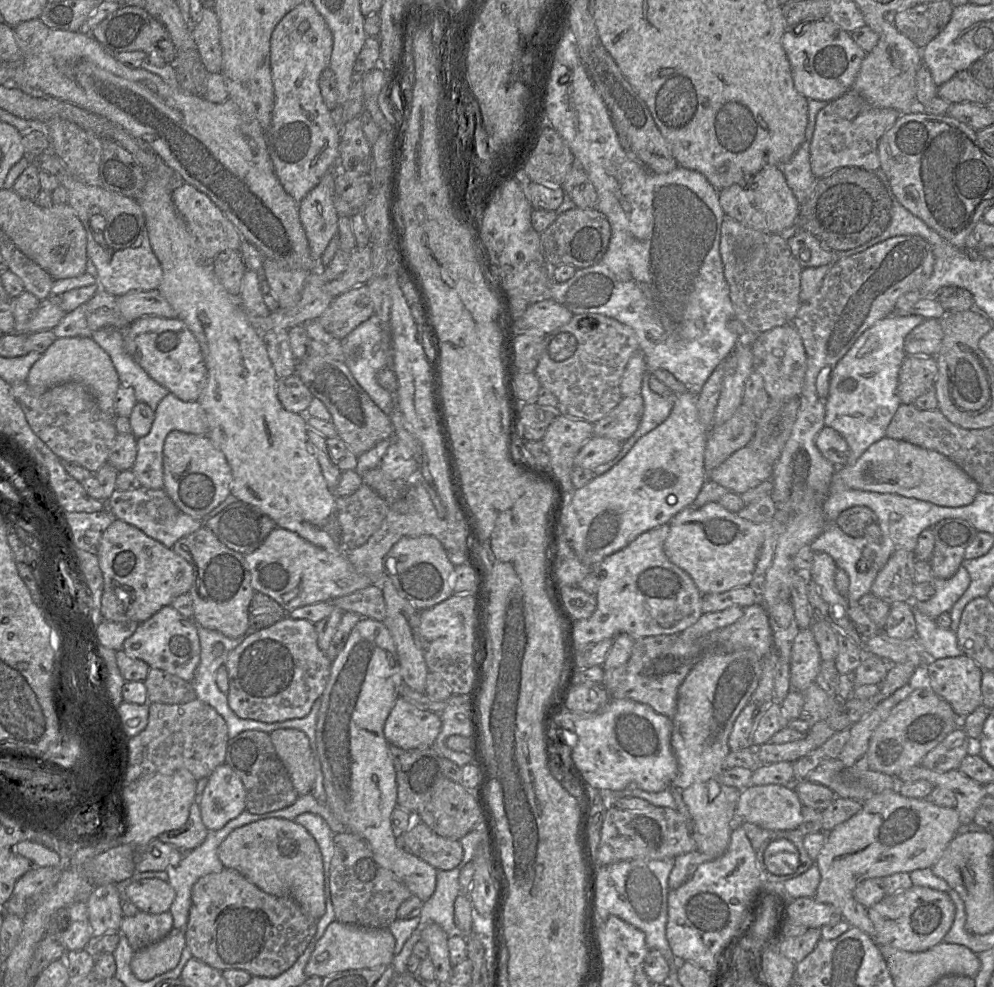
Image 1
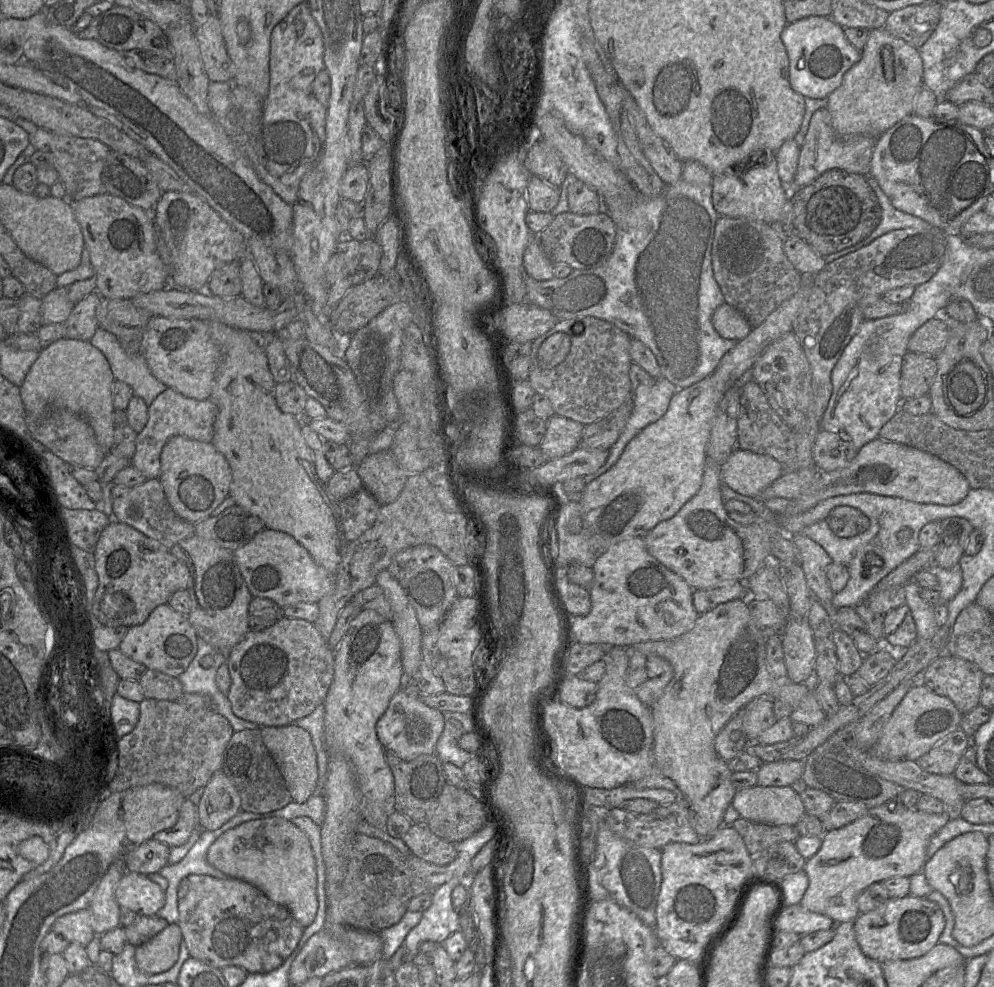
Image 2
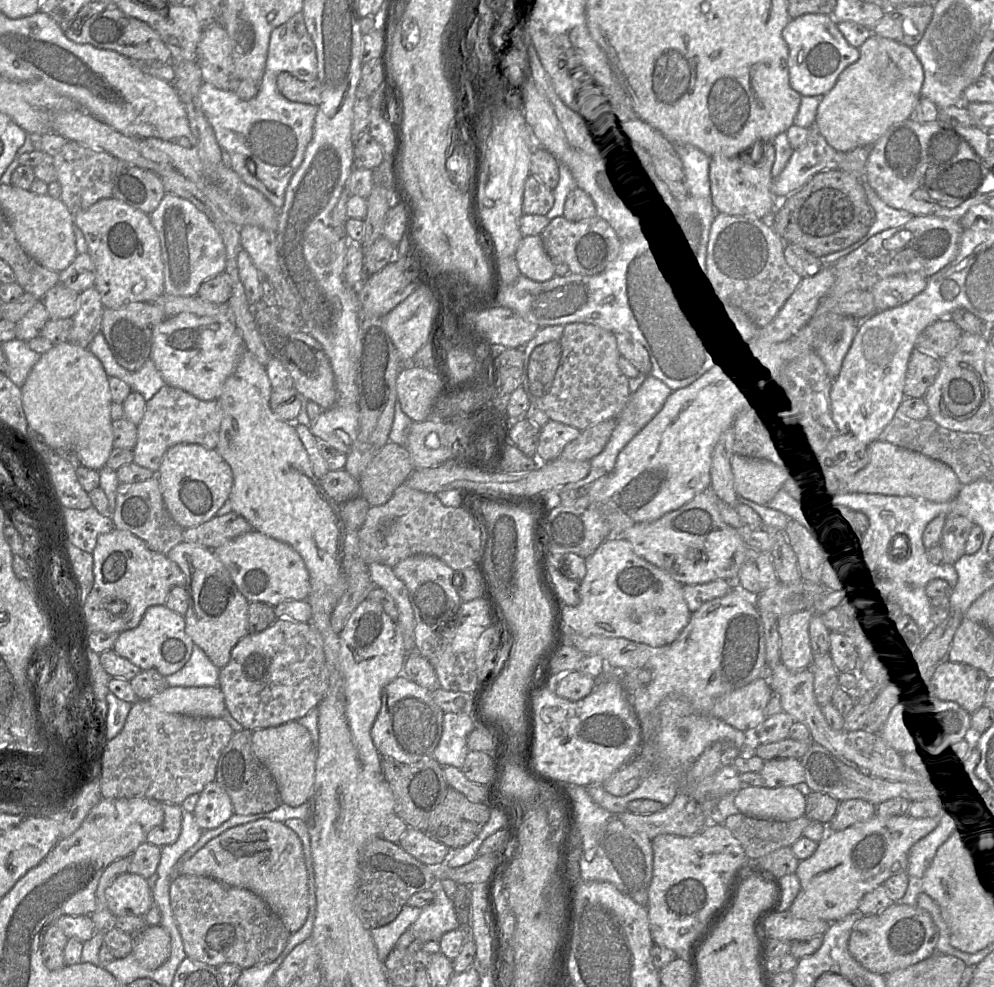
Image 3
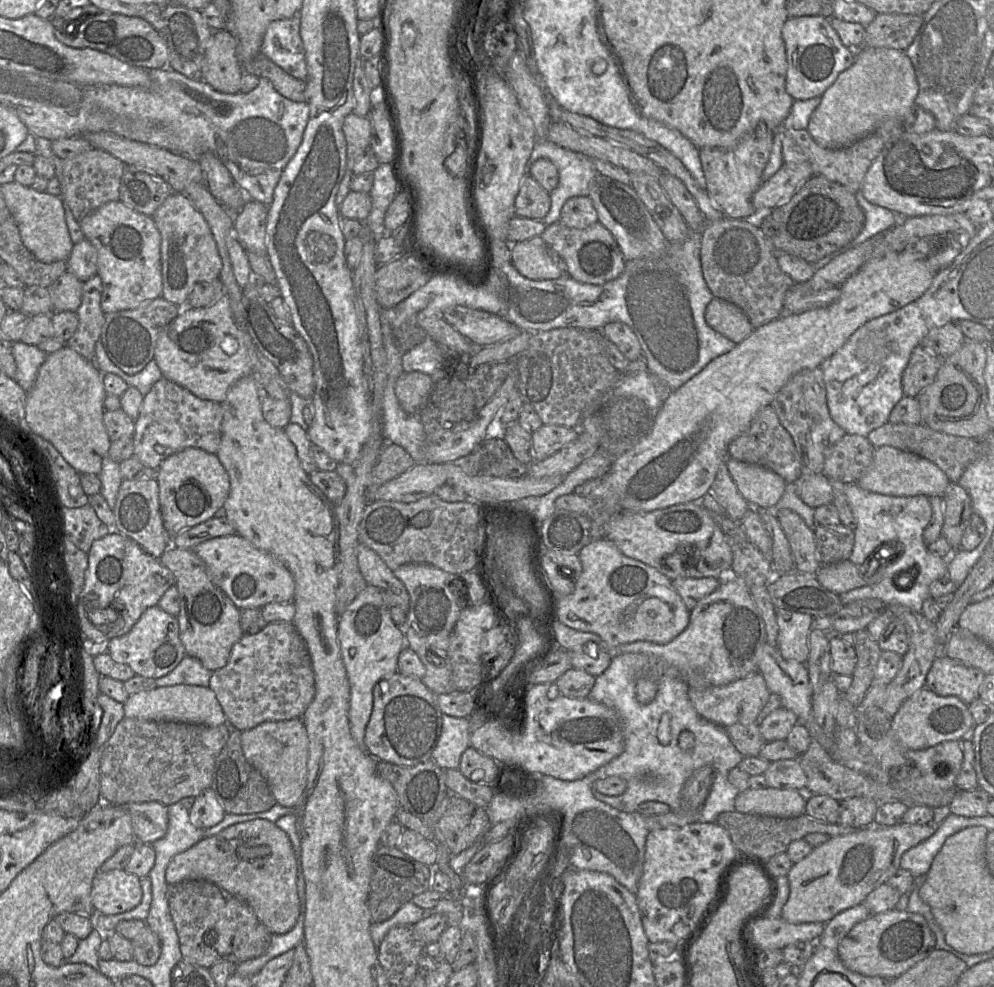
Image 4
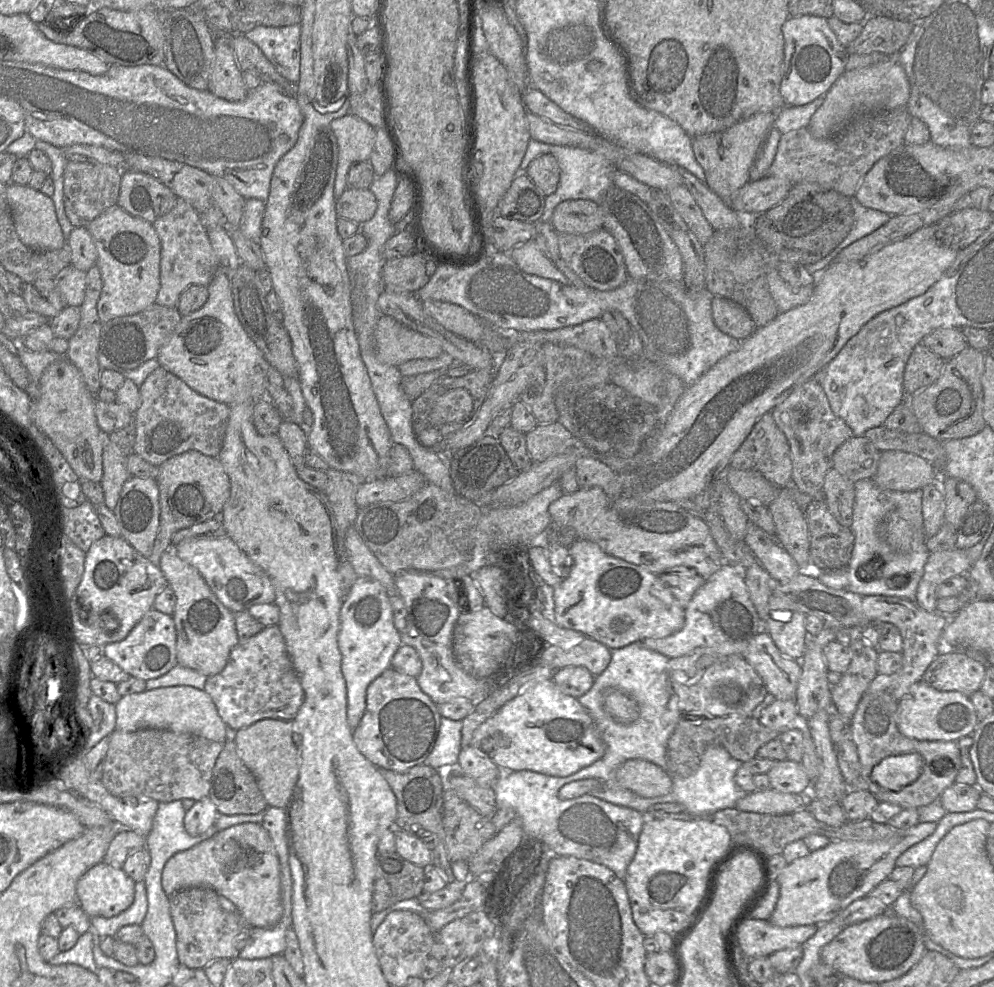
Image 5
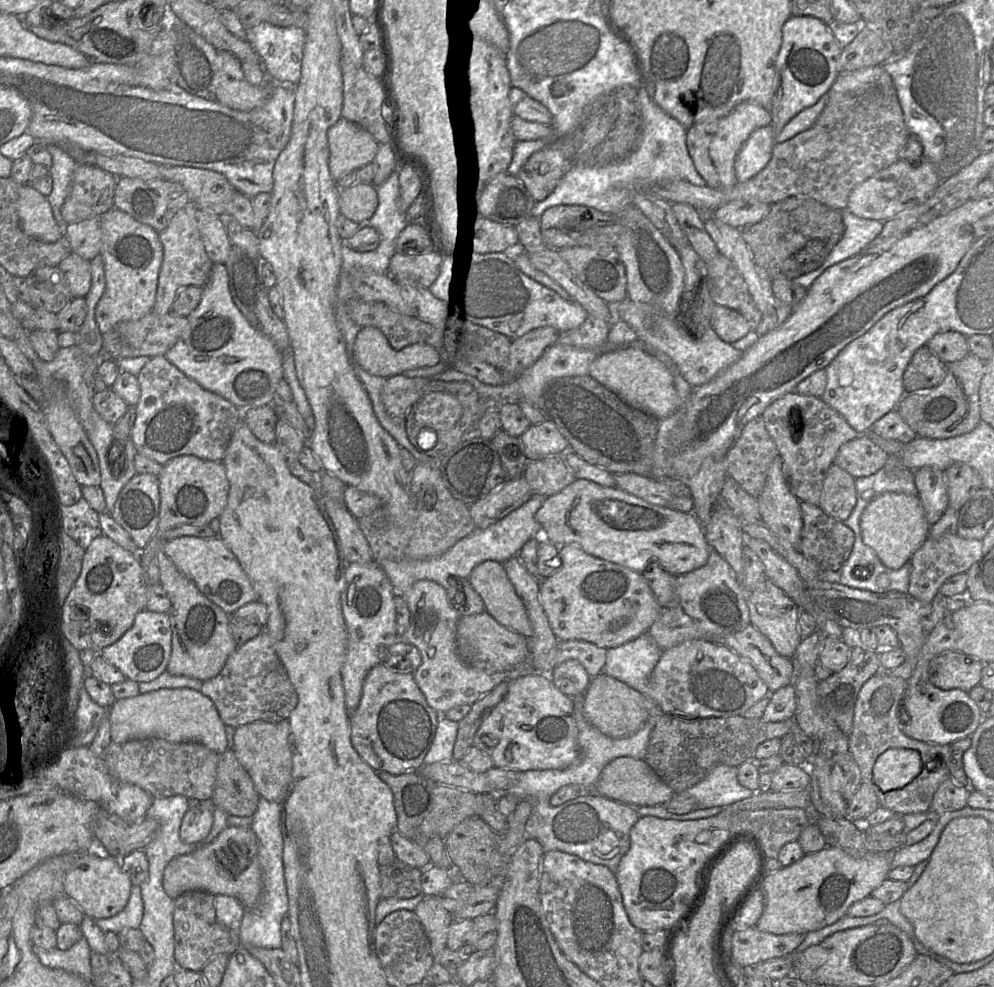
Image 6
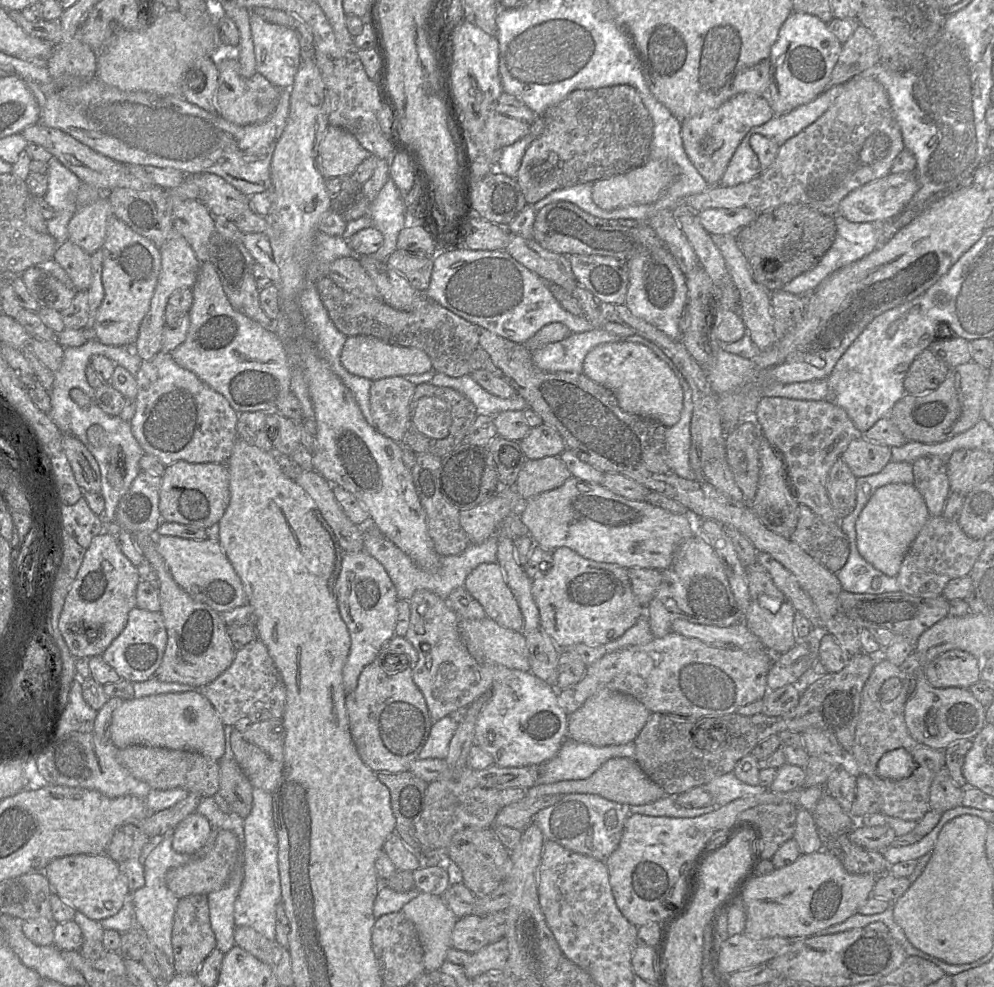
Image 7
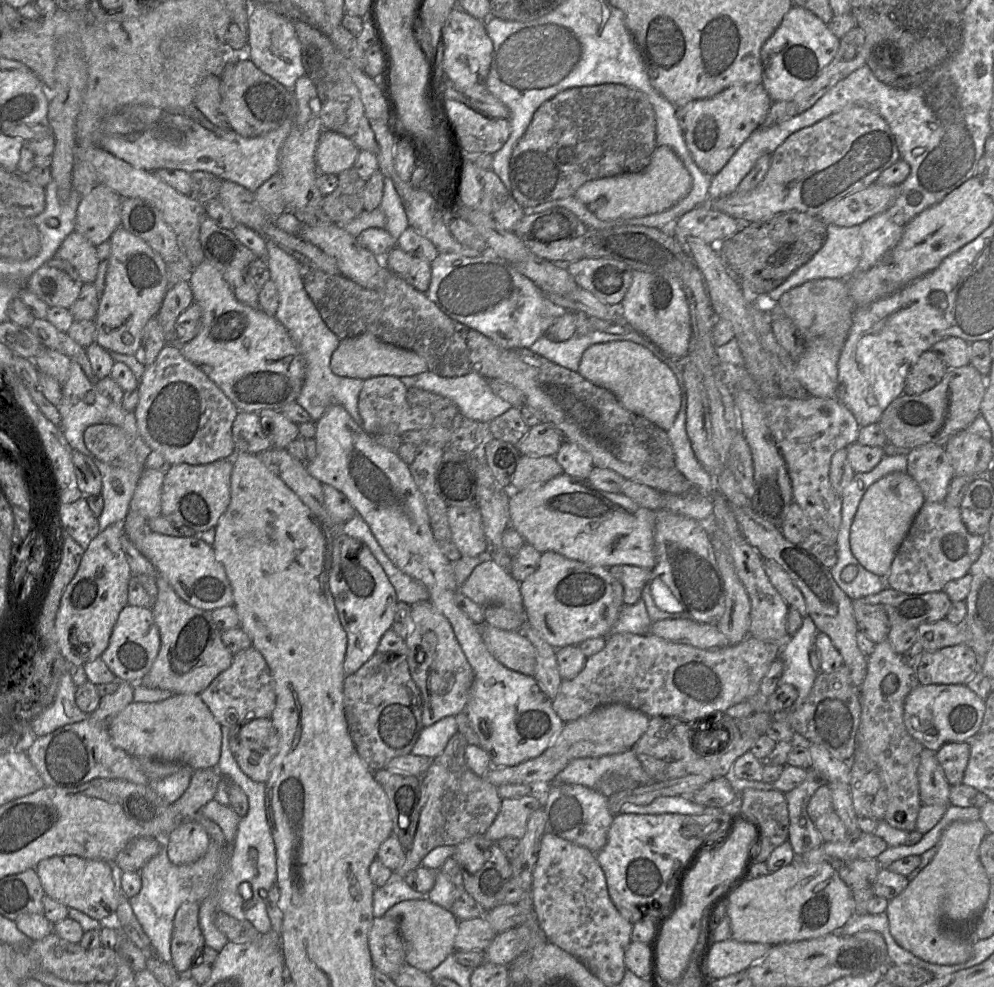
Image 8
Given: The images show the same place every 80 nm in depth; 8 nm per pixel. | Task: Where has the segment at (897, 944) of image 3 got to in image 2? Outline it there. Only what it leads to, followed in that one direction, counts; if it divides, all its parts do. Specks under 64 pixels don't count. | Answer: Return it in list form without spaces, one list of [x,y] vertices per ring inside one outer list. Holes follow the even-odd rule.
[[[908,894],[901,898],[889,898],[876,909],[860,913],[854,921],[854,931],[862,952],[884,963],[924,955],[938,943],[944,924],[943,912],[935,902]]]

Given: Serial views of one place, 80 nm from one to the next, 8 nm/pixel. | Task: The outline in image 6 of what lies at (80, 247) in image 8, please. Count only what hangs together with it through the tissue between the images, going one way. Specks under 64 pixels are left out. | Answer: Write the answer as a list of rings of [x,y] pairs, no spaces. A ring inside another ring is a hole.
[[[71,252],[68,257],[60,262],[59,269],[67,282],[73,298],[85,298],[91,288],[90,261]]]

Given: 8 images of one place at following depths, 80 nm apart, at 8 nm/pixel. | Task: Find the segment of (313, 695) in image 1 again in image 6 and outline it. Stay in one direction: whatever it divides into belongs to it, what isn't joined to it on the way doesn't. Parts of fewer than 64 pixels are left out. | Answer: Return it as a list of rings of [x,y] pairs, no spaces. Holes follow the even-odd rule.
[[[265,630],[238,646],[221,672],[204,681],[200,691],[213,701],[224,724],[234,728],[255,721],[288,720],[298,703],[297,692]]]

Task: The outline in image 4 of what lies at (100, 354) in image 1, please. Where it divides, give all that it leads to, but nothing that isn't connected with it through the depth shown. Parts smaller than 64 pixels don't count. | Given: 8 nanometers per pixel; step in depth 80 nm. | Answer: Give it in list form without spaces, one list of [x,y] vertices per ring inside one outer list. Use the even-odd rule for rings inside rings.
[[[67,345],[60,350],[48,354],[41,365],[36,380],[27,392],[25,416],[30,430],[49,441],[79,474],[100,474],[102,460],[108,454],[111,444],[106,431],[103,415],[104,399],[107,395],[102,373],[94,361],[89,361]]]

